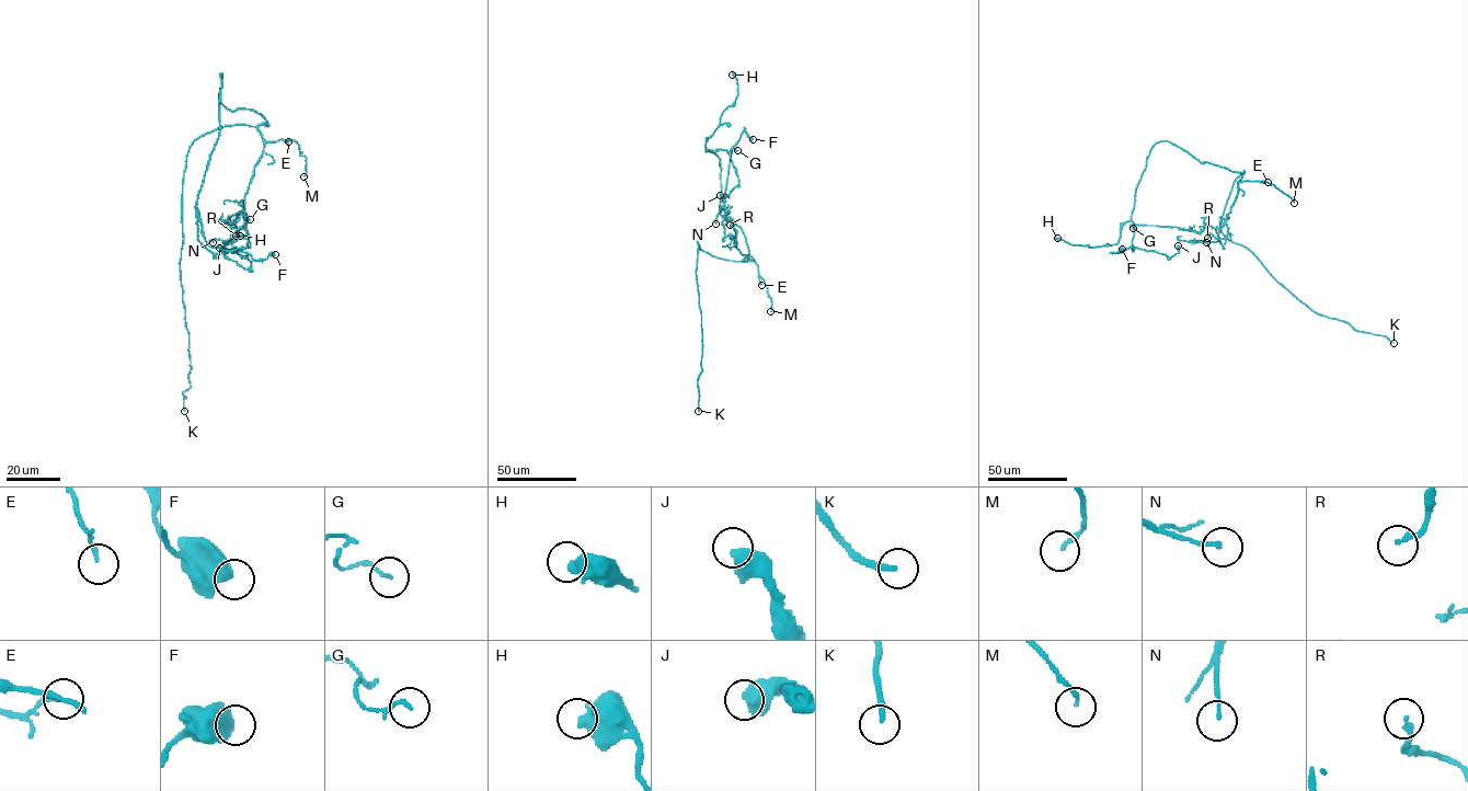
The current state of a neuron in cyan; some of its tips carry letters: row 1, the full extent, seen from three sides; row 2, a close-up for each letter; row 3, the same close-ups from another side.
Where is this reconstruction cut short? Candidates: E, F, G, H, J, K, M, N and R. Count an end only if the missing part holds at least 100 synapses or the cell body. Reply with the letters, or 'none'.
K

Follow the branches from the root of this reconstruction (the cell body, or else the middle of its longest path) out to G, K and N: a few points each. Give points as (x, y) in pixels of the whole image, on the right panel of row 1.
G: (1245, 172), (1230, 211), (1219, 228), (1205, 224), (1200, 232), (1174, 227), (1131, 225), (1133, 228)
K: (1245, 172), (1234, 183), (1220, 221), (1222, 233), (1247, 248), (1314, 311), (1394, 343)
N: (1245, 172), (1230, 211), (1219, 230), (1219, 241), (1189, 241), (1206, 242)

